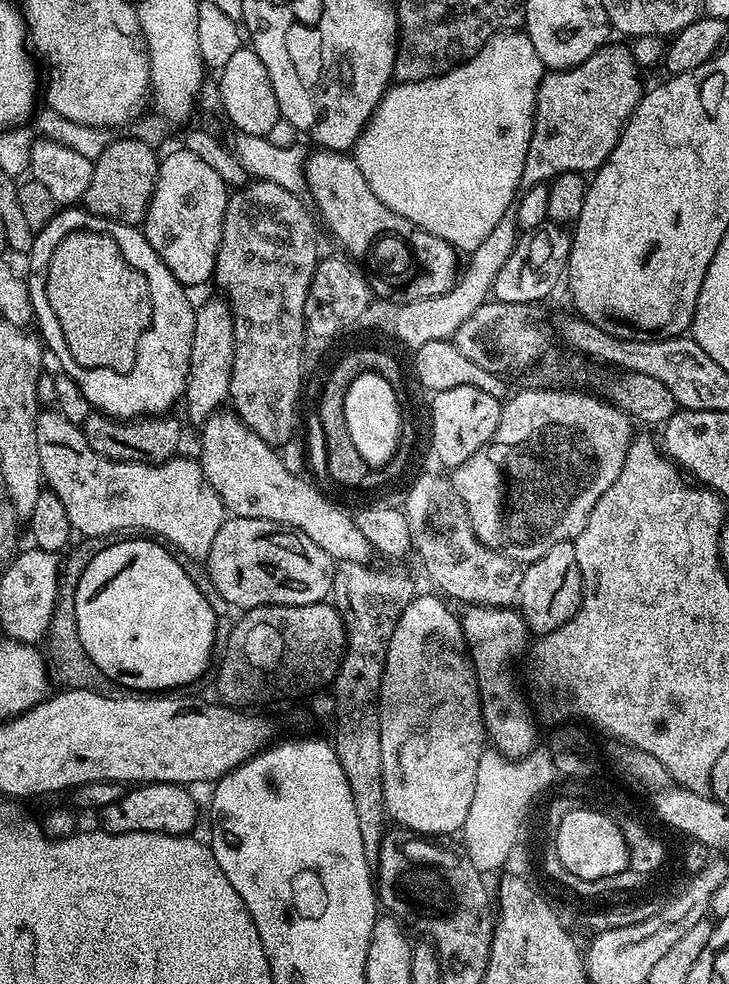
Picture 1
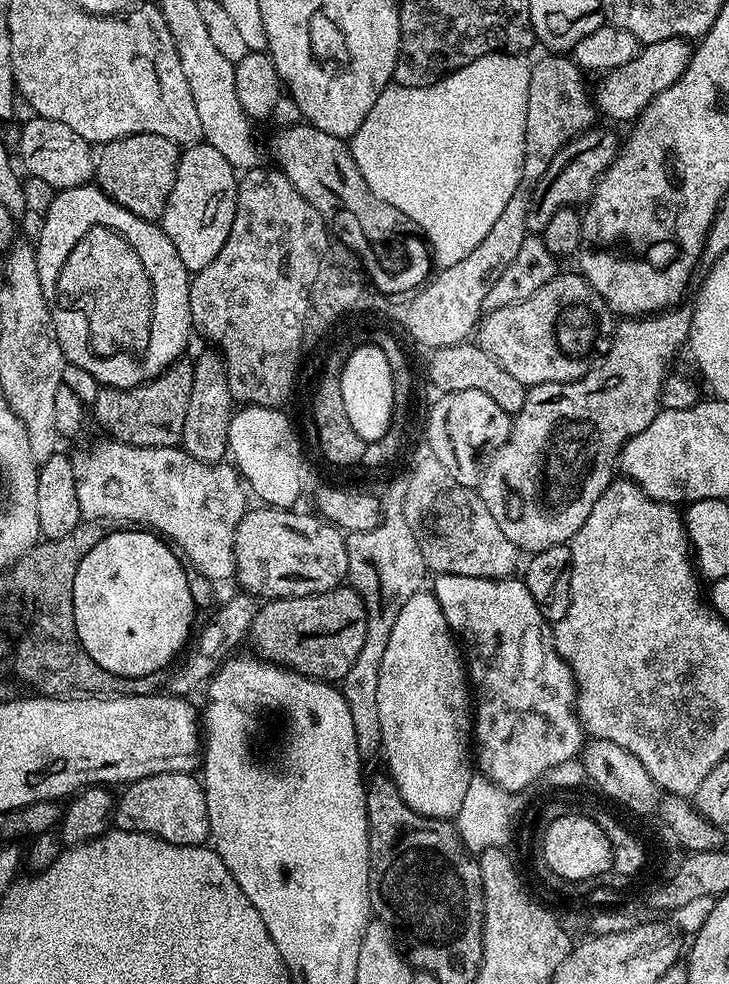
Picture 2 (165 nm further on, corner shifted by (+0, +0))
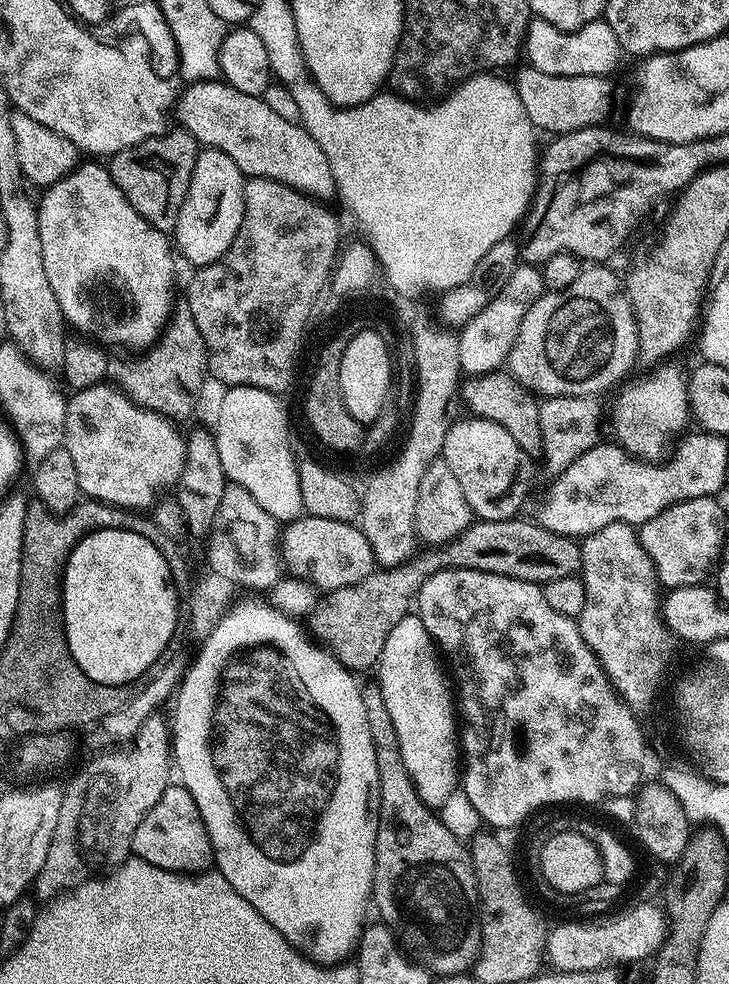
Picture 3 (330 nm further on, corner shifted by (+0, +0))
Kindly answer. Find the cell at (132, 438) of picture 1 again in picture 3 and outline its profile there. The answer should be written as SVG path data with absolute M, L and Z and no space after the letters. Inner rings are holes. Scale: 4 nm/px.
M177 303L171 309L162 331L147 350L124 355L128 356L109 359L107 379L135 404L173 422L181 422L195 410L200 391L204 388L204 376L206 380L209 375L208 351L204 348L202 334L198 334L198 325L194 323L194 314L190 314L187 303Z

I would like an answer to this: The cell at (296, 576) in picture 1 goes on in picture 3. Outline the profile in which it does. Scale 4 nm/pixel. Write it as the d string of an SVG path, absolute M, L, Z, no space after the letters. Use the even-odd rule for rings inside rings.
M304 514L282 532L282 559L293 576L309 580L321 590L335 590L362 582L377 567L376 555L355 523Z

